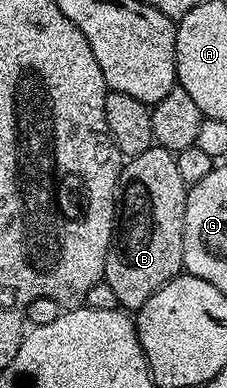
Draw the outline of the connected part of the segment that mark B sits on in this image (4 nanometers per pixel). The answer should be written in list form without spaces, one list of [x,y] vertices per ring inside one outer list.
[[[153,146],[126,161],[123,171],[119,174],[117,227],[111,238],[103,271],[105,283],[112,288],[113,294],[117,294],[120,309],[139,309],[158,288],[165,286],[174,276],[184,271],[183,227],[188,187],[177,171],[174,152]]]

